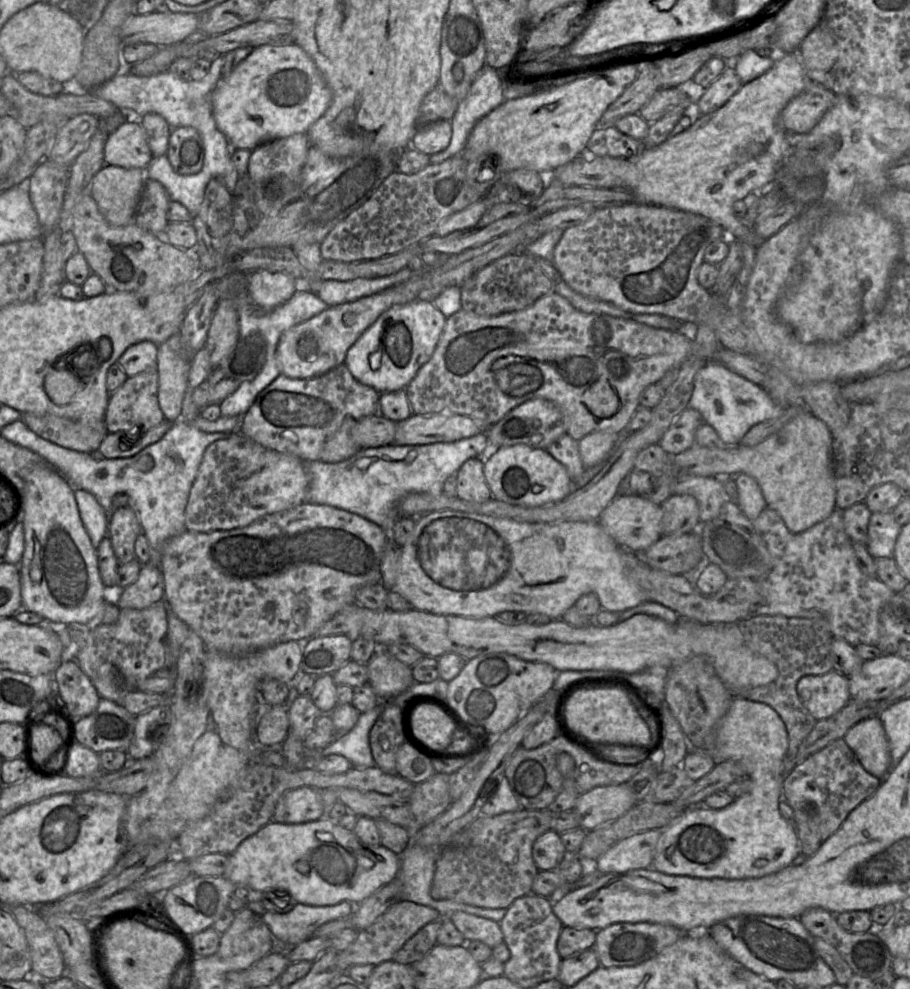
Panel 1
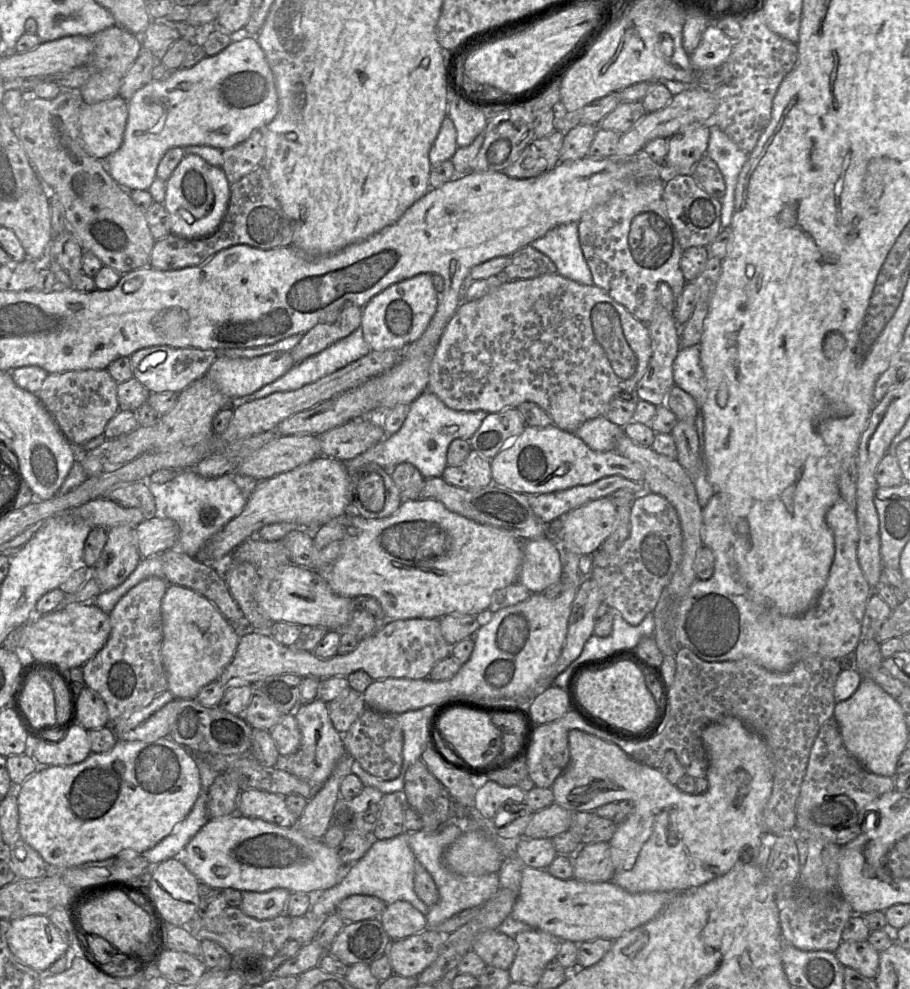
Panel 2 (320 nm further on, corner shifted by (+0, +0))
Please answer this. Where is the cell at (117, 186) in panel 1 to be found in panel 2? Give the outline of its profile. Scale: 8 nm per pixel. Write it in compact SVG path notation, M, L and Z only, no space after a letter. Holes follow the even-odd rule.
M241 34L233 37L233 41L214 56L206 56L200 62L191 68L181 67L172 71L165 79L152 80L147 85L137 90L133 96L128 100L128 120L124 132L124 139L121 147L110 155L106 160L106 168L115 182L122 188L133 190L148 190L153 181L157 178L158 165L165 155L165 153L173 147L188 147L188 146L210 146L220 150L233 148L234 146L247 140L253 132L261 131L261 129L270 123L278 112L278 96L274 81L274 76L271 68L266 60L265 54L259 45L255 36Z

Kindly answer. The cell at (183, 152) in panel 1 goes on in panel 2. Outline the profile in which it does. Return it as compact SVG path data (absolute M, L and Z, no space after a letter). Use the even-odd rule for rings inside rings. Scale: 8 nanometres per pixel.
M186 154L166 181L164 207L171 219L171 233L186 239L213 234L221 225L230 199L224 171L195 154Z

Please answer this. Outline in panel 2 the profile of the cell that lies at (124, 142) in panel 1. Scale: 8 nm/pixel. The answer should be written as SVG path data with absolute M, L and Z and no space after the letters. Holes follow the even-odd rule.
M120 95L112 99L105 100L96 104L84 104L80 112L80 132L83 144L87 152L93 157L106 163L107 158L116 152L122 145L124 139L124 132L128 120L128 100Z

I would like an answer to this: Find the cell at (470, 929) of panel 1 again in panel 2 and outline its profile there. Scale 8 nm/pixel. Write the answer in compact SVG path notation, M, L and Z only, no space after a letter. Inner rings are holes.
M488 929L476 937L472 950L487 966L509 970L517 952L517 944L510 936L496 929Z

